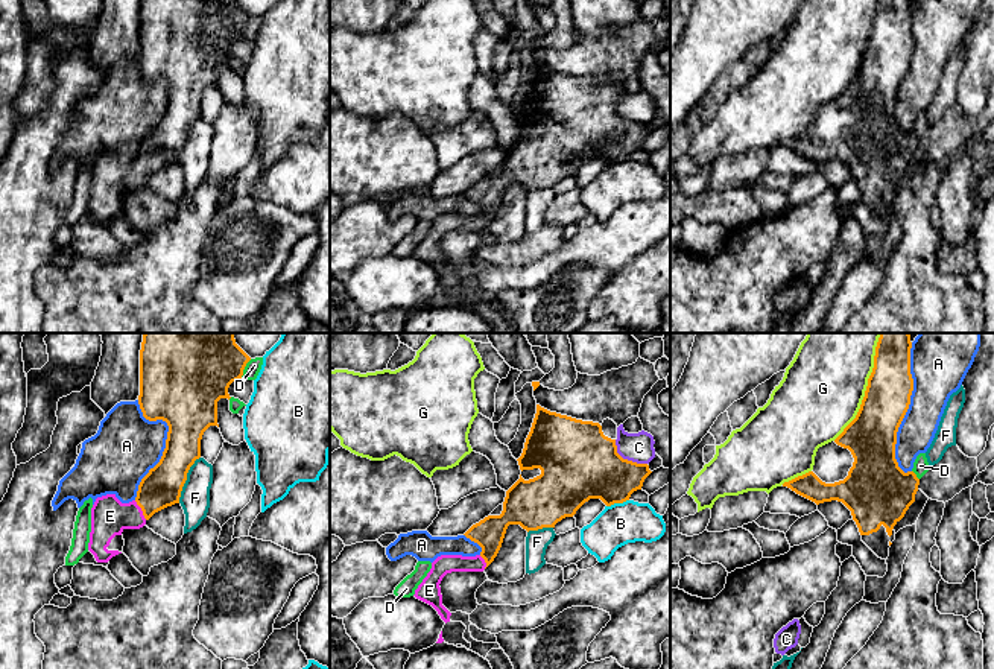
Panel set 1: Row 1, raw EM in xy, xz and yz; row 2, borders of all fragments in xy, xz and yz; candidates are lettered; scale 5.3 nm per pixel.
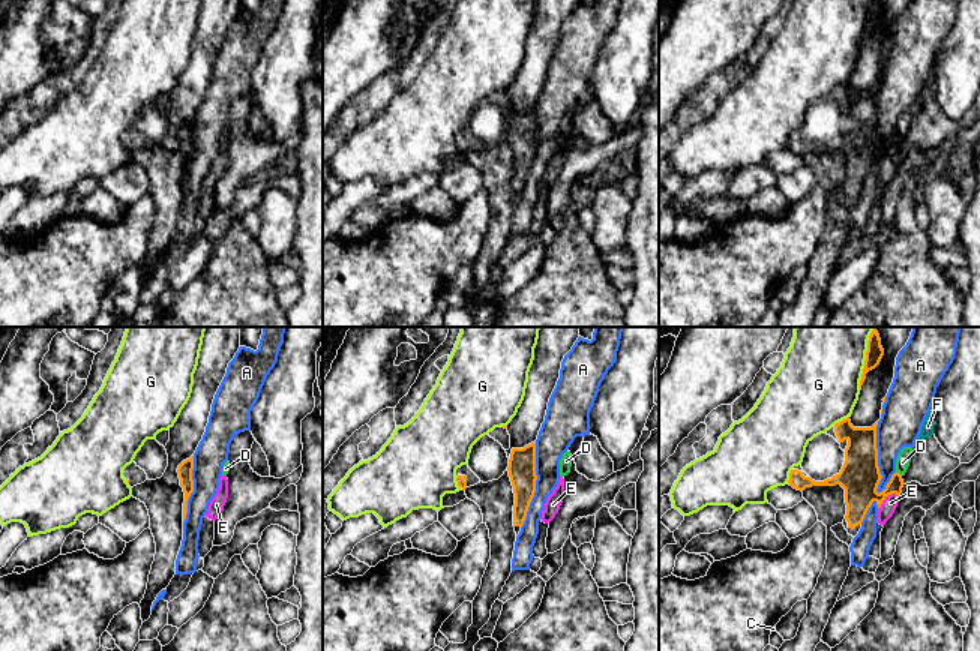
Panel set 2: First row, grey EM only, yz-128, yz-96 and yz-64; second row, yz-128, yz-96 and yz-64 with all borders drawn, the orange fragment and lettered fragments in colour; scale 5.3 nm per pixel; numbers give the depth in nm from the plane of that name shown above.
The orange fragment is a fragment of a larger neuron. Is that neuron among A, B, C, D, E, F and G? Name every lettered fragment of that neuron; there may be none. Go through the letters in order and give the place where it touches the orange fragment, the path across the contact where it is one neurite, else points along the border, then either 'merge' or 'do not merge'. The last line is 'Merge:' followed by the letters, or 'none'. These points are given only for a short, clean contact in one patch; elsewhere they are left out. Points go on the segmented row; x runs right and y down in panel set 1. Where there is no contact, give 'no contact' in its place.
A: yz (908, 408) | do not merge
B: xz (617, 502) | do not merge
C: xz (626, 459) | do not merge
D: xy (243, 368) | do not merge
E: xy (142, 510) | across xy (161, 487), (142, 510), (132, 516), (110, 516) | merge
F: xy (186, 479) | do not merge
G: yz (867, 386) | do not merge
Merge: E

